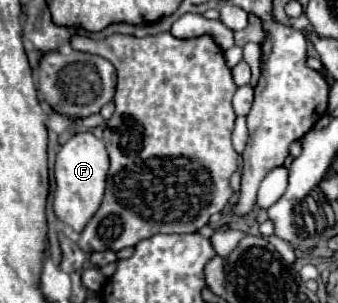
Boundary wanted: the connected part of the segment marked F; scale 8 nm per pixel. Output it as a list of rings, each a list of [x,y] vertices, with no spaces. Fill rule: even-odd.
[[[78,133],[68,143],[64,143],[56,155],[56,165],[54,165],[54,177],[56,177],[54,213],[56,217],[80,233],[102,203],[106,173],[108,173],[106,147],[92,133]]]

